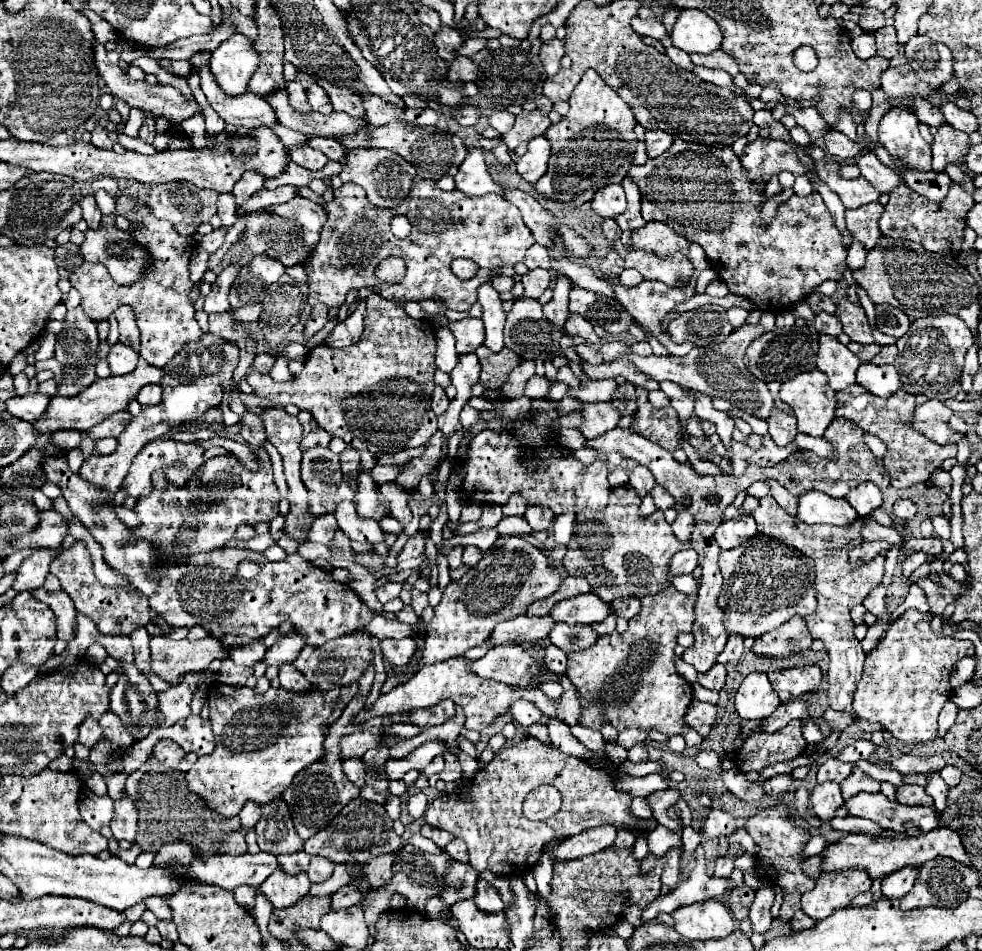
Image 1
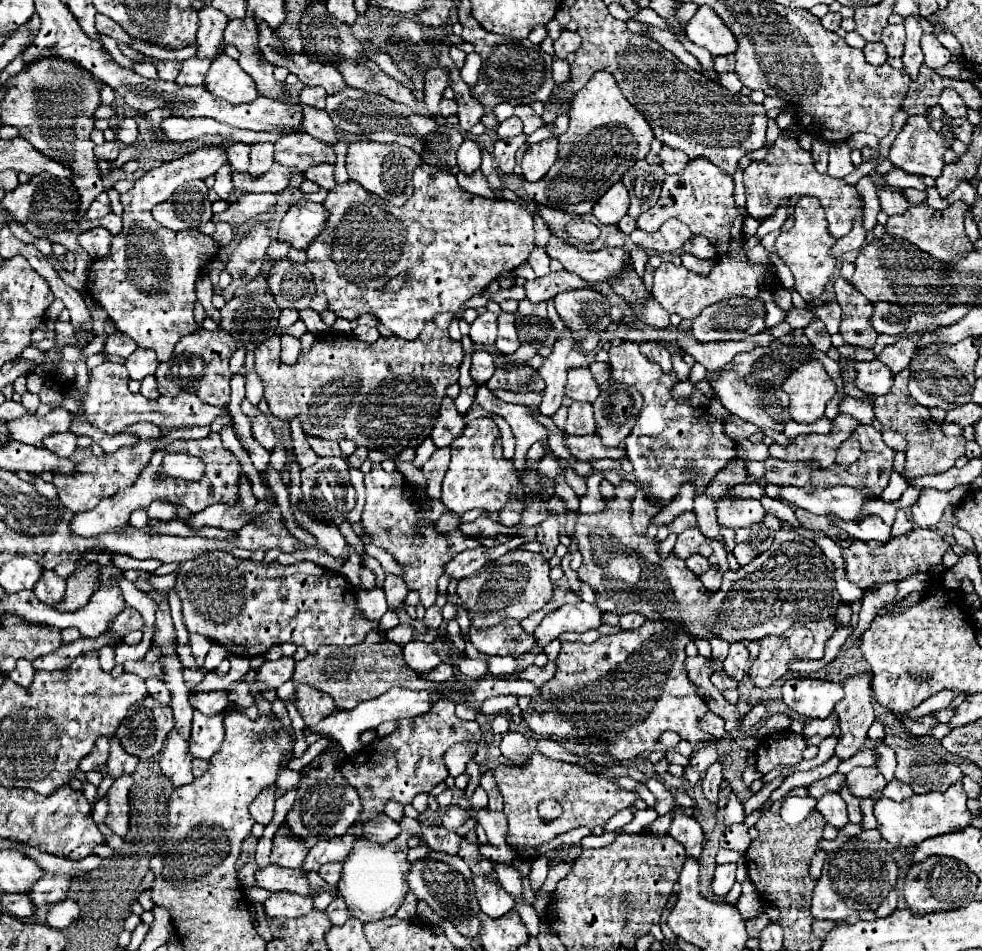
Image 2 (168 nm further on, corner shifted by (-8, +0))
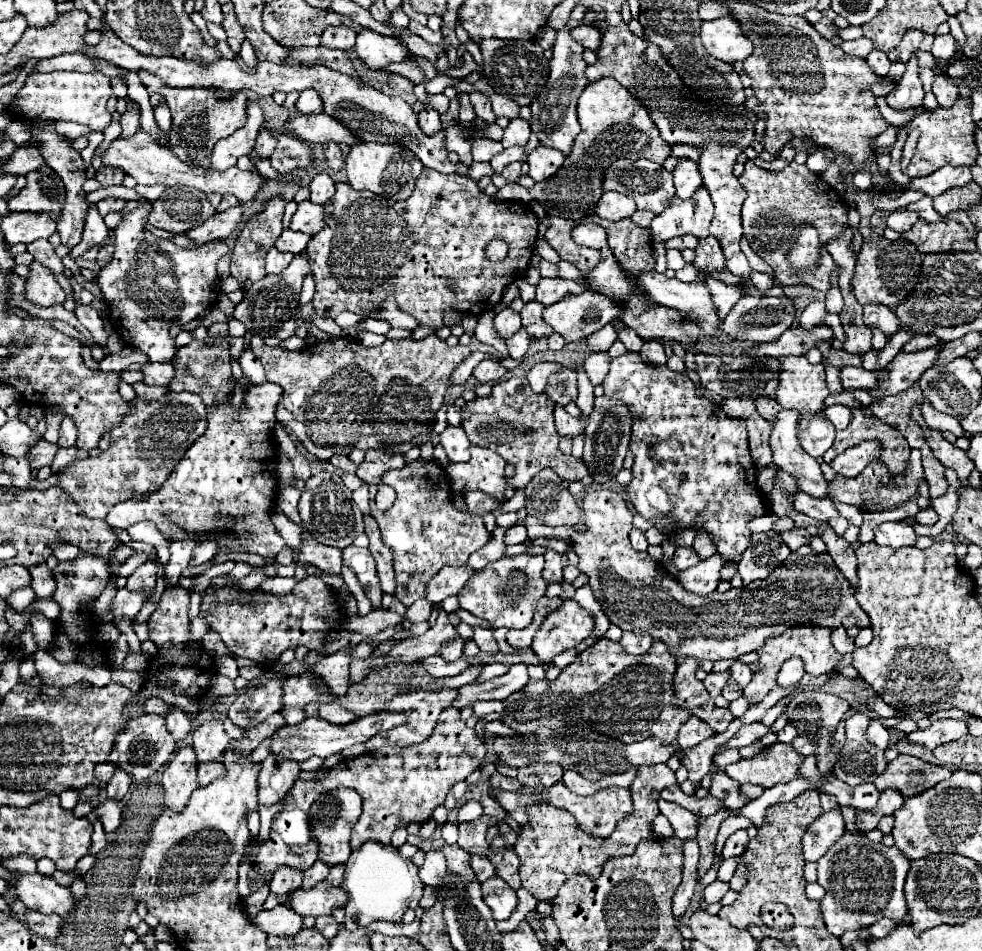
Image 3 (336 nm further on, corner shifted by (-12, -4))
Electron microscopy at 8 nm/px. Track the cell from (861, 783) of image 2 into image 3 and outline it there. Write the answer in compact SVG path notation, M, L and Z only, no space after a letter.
M901 753L895 761L887 765L887 769L881 775L873 779L873 783L877 791L891 787L901 791L905 797L911 797L923 793L929 787L935 787L943 779L949 779L951 773L953 771L947 767L925 763L917 757Z

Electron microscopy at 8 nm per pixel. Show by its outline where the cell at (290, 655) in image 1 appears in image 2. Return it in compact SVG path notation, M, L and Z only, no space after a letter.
M281 657L277 661L265 661L265 665L257 671L255 677L255 689L259 693L263 691L277 691L285 681L291 679L291 671L295 667L295 659L293 657Z

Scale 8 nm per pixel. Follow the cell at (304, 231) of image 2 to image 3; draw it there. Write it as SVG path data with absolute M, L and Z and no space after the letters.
M303 201L303 203L299 203L295 215L291 217L289 229L291 231L301 231L301 233L307 233L307 235L315 235L323 227L323 219L325 219L323 205Z

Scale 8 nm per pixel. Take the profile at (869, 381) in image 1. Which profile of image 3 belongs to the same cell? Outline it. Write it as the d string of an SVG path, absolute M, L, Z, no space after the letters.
M841 367L841 383L845 389L861 387L861 389L875 389L879 387L879 379L875 371L867 371L863 367Z

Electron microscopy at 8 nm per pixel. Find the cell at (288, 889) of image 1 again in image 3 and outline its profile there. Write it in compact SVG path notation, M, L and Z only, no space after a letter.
M277 905L275 909L263 909L253 921L267 935L295 935L303 929L303 917L291 907L283 905Z

